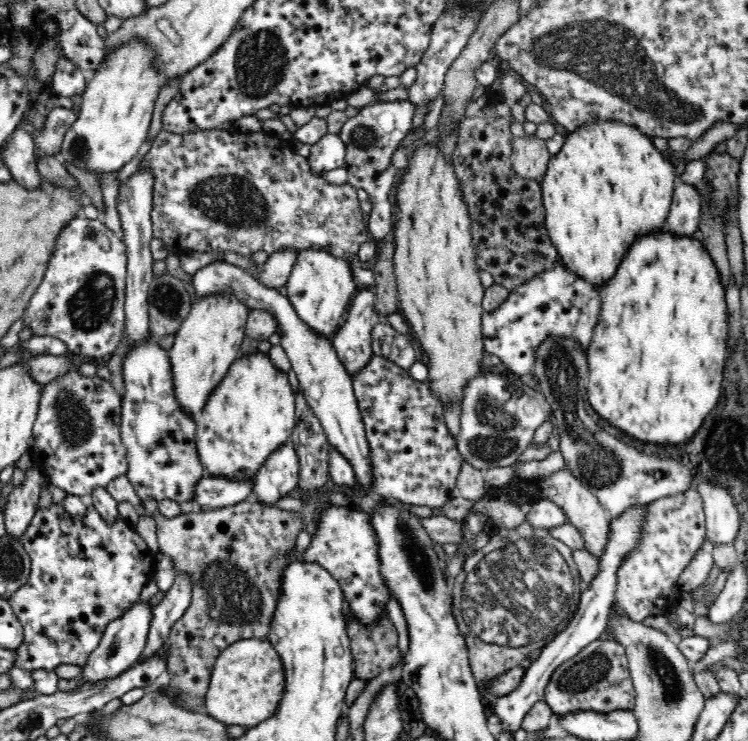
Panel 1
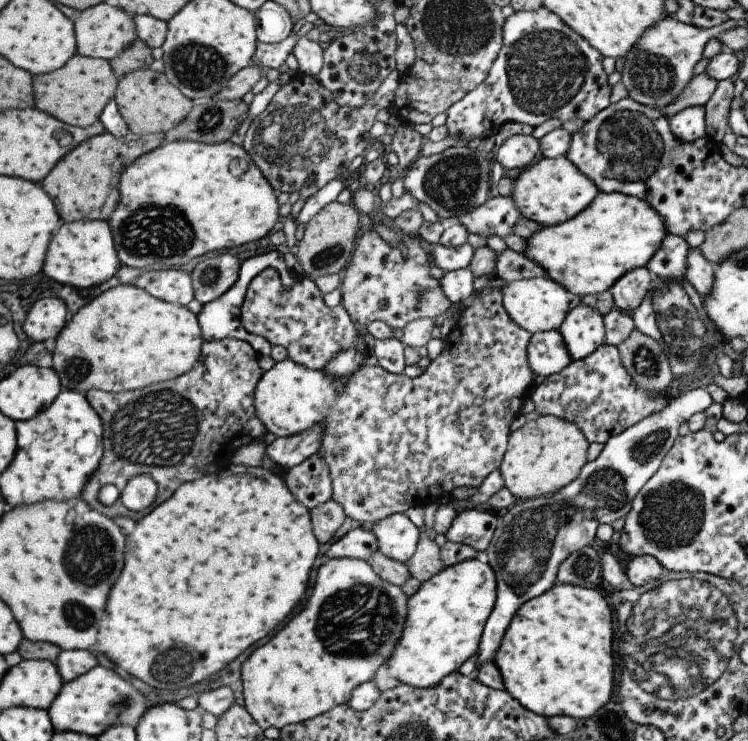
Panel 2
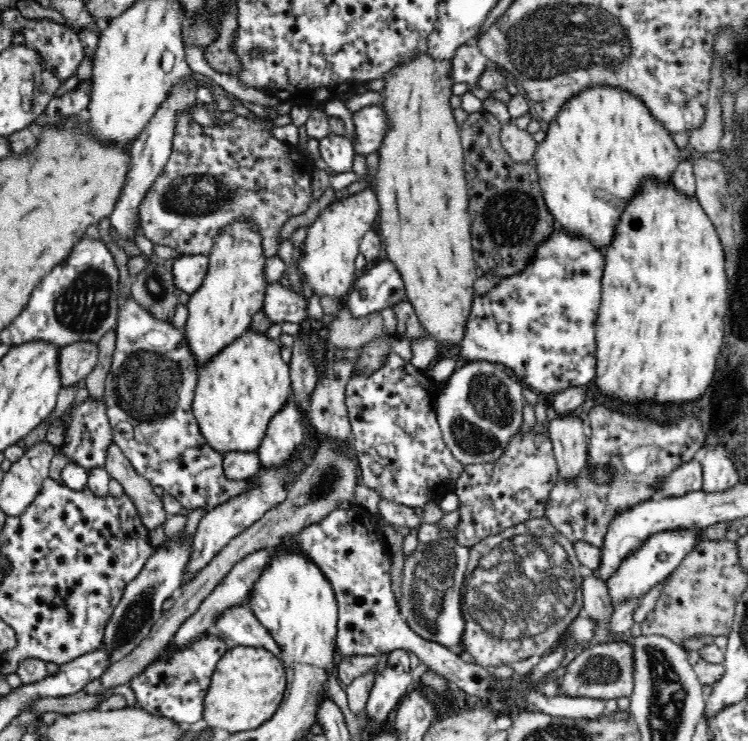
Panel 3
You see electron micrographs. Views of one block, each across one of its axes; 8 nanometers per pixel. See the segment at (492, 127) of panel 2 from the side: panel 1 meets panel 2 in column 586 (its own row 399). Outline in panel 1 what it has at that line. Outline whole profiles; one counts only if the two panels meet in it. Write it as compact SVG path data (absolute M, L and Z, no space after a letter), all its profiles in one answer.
M74 370L67 375L44 385L44 394L39 404L39 411L34 421L34 445L29 451L31 460L37 462L48 483L65 489L68 495L87 498L96 486L106 487L110 480L127 474L128 459L126 449L120 439L121 396L110 385L110 381L96 376L84 377Z

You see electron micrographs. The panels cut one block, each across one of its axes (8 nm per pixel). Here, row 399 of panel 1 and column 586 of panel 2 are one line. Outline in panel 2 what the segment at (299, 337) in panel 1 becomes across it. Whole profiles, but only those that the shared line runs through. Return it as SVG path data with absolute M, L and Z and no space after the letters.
M581 303L567 312L557 332L572 361L585 358L604 344L602 317Z

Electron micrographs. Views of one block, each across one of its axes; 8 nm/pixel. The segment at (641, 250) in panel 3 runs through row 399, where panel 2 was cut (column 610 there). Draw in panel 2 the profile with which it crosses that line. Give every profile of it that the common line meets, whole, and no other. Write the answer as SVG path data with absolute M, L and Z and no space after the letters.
M555 583L540 596L534 597L532 600L525 602L516 612L511 620L509 627L505 630L500 641L499 649L496 651L493 664L504 682L504 690L520 706L523 706L531 713L548 719L553 716L568 716L577 720L589 718L593 712L597 712L601 706L605 706L611 698L613 692L613 654L611 654L611 640L613 640L613 624L611 624L611 607L607 605L606 599L595 589L581 588L576 585Z

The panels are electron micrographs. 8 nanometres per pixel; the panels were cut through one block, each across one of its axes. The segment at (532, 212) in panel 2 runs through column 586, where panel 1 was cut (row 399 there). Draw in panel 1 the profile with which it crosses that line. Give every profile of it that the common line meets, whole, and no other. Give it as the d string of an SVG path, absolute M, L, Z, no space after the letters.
M232 293L212 294L210 297L199 298L192 304L169 350L174 393L183 412L192 416L200 413L216 384L226 376L230 364L240 354L251 310L242 299Z

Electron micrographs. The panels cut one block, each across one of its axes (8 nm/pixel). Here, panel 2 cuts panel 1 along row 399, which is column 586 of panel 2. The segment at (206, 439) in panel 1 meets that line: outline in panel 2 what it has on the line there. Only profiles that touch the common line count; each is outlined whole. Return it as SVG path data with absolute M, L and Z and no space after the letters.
M601 193L574 218L556 226L542 227L524 240L523 254L539 264L546 277L571 295L609 291L623 274L645 267L661 247L667 232L659 214L642 199L620 193Z

